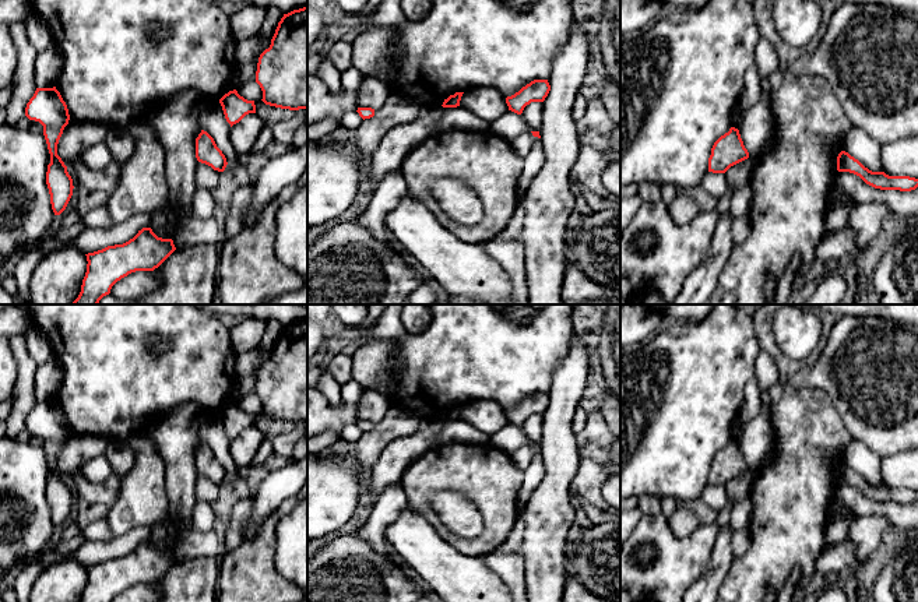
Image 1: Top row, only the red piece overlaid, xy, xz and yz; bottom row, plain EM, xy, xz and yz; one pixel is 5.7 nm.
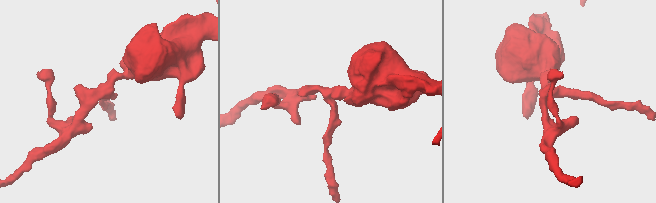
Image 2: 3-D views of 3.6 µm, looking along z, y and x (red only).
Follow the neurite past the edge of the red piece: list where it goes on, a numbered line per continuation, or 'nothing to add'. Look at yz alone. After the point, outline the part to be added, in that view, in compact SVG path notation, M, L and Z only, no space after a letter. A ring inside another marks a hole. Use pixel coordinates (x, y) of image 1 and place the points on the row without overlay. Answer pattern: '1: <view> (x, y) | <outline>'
nothing to add

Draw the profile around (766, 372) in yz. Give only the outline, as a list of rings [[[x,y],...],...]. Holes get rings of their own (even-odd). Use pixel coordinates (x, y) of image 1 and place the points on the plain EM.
[[[762,351],[759,353],[755,363],[755,377],[760,387],[762,408],[771,409],[773,401],[770,399],[768,390],[780,381],[780,376],[775,360],[767,352]]]

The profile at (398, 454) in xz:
[[[421,419],[414,434],[387,444],[372,468],[370,492],[379,497],[388,486],[400,483],[405,468],[436,446],[443,423],[443,419]]]

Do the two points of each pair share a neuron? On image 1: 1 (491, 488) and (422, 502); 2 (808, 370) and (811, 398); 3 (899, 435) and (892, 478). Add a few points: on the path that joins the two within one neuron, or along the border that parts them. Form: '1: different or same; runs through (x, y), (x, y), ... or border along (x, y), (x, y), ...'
1: same; runs through (472, 481), (438, 481), (435, 483)
2: different; border along (799, 387), (820, 387), (836, 407)
3: different; border along (903, 450), (879, 460)

